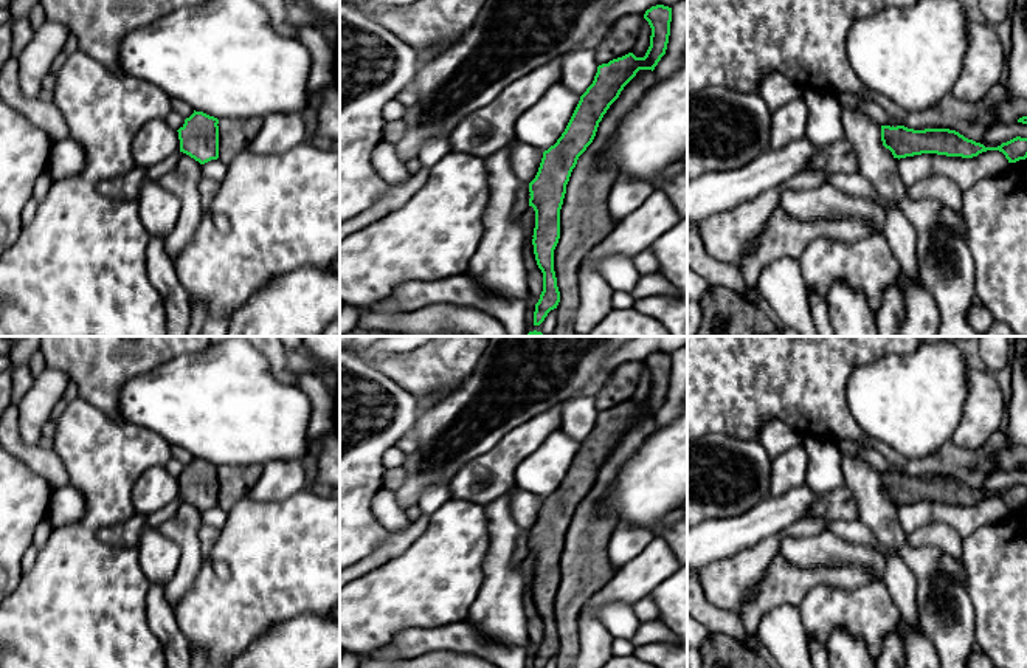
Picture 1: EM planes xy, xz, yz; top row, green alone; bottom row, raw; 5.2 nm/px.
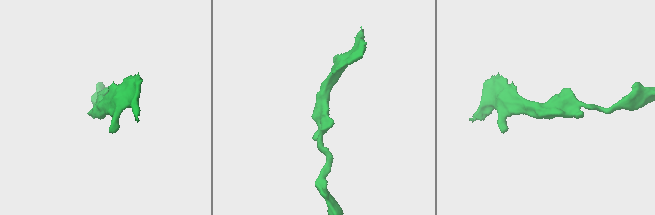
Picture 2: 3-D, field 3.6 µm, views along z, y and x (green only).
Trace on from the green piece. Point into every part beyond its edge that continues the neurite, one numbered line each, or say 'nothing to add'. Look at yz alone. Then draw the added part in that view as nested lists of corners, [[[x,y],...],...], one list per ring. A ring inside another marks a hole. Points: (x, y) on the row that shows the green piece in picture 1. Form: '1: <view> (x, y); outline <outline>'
nothing to add

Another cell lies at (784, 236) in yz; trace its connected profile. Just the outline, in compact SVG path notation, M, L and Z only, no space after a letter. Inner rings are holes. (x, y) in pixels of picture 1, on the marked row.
M779 205L771 214L765 231L754 239L742 256L738 270L748 285L759 287L762 270L782 257L797 259L807 245L816 237L828 237L844 243L853 243L872 232L872 223L852 215L814 222L793 219Z

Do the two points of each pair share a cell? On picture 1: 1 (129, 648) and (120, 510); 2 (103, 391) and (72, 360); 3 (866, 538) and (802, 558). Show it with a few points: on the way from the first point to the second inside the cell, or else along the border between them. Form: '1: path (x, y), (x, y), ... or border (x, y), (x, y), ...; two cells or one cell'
1: path (92, 611), (90, 537); one cell
2: path (95, 383), (79, 368); one cell
3: border (826, 529), (850, 541), (869, 544), (881, 555); two cells

